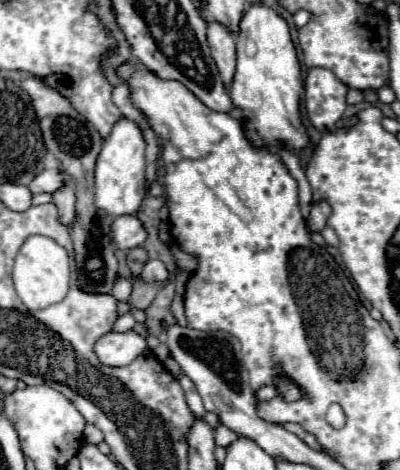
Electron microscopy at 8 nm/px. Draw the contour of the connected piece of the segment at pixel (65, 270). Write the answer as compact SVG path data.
M43 235L29 237L23 247L17 253L15 267L13 267L13 283L17 289L17 295L25 303L27 309L45 309L53 303L59 303L65 299L69 291L69 257L53 239L47 239Z

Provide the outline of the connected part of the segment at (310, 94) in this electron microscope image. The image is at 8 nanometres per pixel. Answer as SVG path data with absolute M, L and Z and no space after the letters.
M315 67L305 79L305 105L309 121L319 131L329 131L345 113L347 87L327 69Z

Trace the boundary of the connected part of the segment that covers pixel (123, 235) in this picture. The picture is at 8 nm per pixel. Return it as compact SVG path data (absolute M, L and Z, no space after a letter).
M123 215L117 217L111 225L111 241L117 249L133 249L139 247L147 237L147 231L143 229L143 223L135 215Z

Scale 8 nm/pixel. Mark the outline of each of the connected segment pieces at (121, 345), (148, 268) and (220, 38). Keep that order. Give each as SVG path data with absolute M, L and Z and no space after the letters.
M109 331L95 343L95 353L101 365L109 365L109 367L129 365L137 355L145 351L147 351L145 337L137 335L135 331L127 331L127 333Z
M147 261L143 271L141 271L141 279L151 283L151 281L167 281L169 271L163 265L163 261Z
M207 23L207 25L209 25L207 27L207 41L209 41L211 55L217 63L223 85L231 87L233 75L235 75L235 63L237 63L235 37L225 27L219 27L219 23Z

